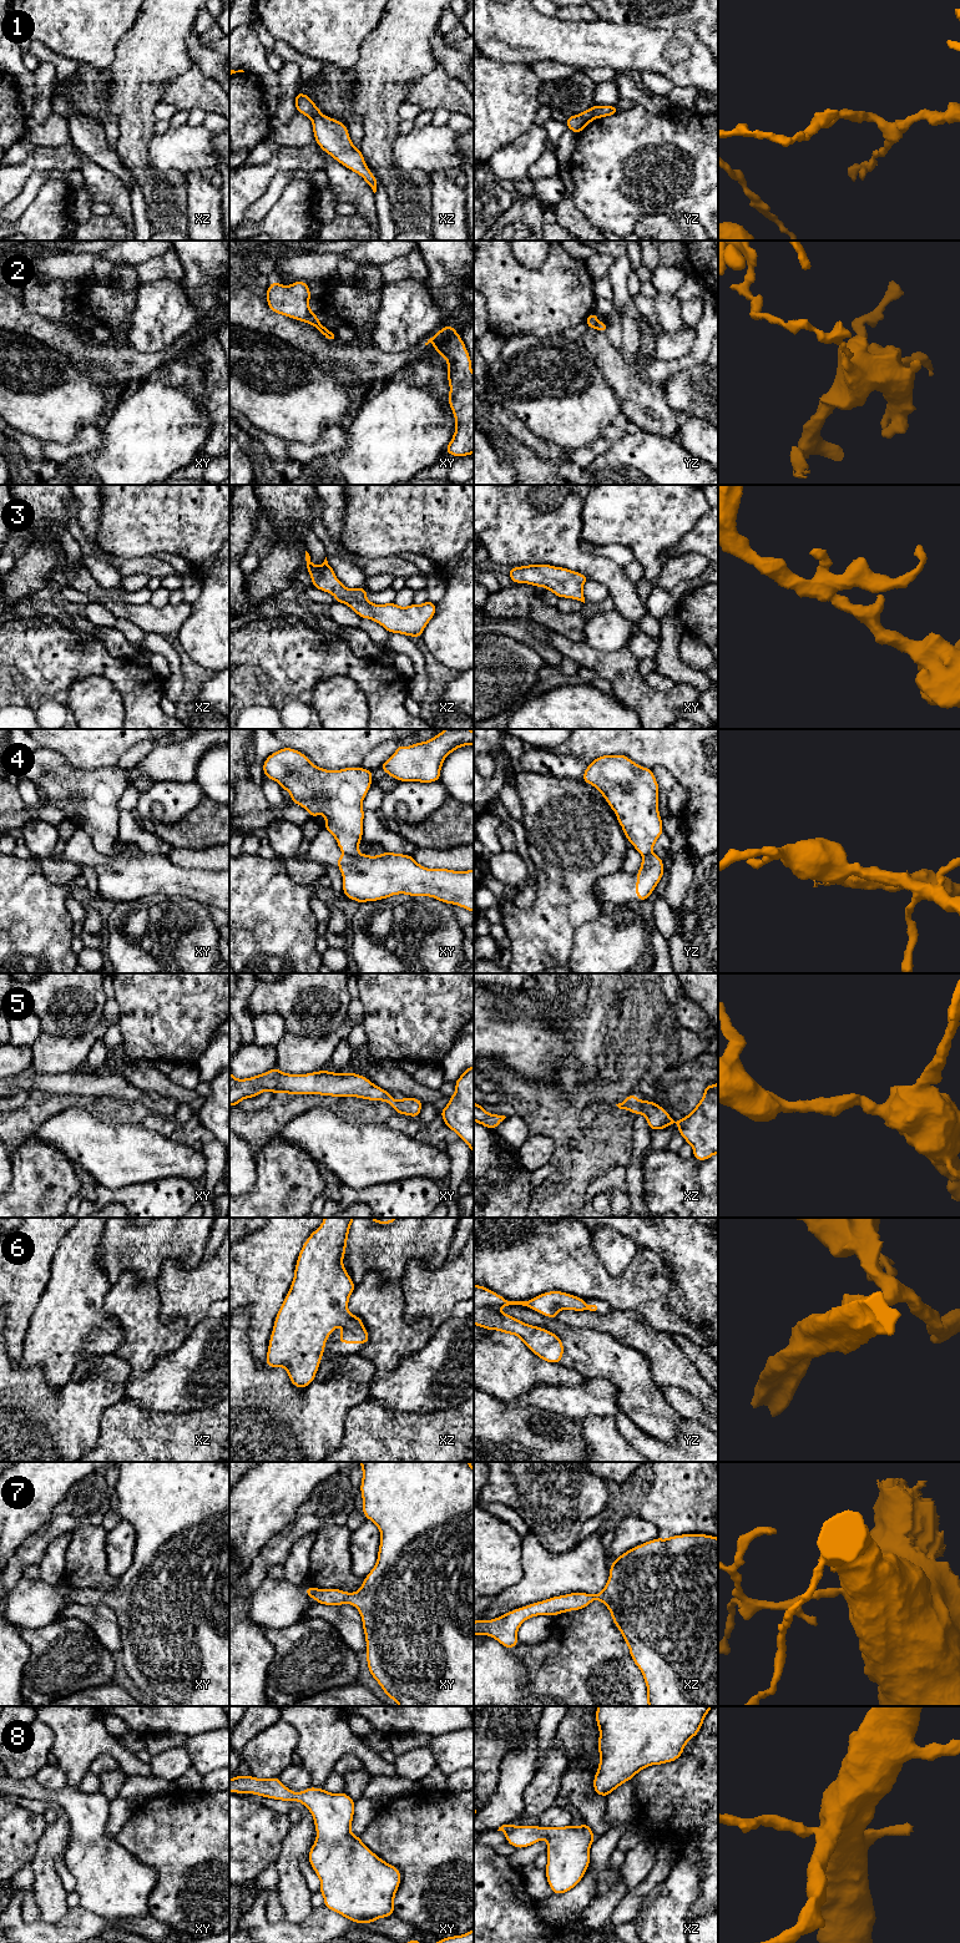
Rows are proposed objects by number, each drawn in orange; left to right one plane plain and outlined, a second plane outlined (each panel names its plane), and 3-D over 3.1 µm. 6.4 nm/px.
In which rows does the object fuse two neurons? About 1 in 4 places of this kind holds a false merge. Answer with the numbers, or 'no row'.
1, 2, 4

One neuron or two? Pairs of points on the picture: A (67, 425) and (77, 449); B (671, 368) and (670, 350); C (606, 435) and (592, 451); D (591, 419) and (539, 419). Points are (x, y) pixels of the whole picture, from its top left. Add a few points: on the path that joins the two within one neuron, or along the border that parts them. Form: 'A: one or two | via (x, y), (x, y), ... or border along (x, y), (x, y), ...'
A: two | border along (94, 425), (86, 425), (69, 441), (45, 441)
B: two | border along (695, 343), (686, 355), (655, 359)
C: one | via (605, 439), (596, 448)
D: one | via (579, 419), (551, 419)

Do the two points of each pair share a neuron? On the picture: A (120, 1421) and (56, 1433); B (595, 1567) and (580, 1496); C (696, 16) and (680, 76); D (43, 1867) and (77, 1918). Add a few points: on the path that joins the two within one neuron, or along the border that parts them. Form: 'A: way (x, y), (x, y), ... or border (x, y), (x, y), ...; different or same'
A: border (117, 1402), (104, 1412), (94, 1448); different
B: border (581, 1542), (570, 1549), (554, 1553); different
C: border (663, 28), (688, 29), (705, 45); different
D: border (69, 1908), (54, 1923), (44, 1923), (40, 1919); different

